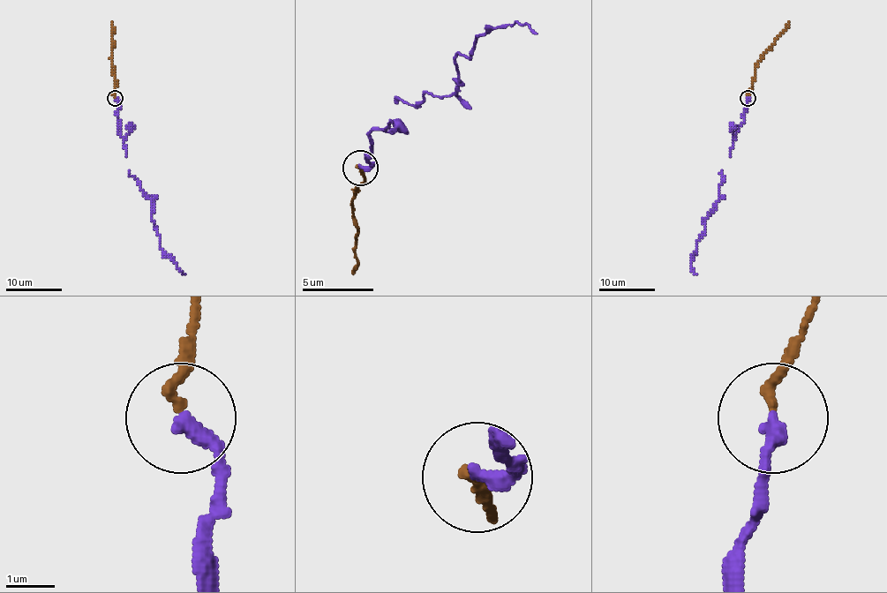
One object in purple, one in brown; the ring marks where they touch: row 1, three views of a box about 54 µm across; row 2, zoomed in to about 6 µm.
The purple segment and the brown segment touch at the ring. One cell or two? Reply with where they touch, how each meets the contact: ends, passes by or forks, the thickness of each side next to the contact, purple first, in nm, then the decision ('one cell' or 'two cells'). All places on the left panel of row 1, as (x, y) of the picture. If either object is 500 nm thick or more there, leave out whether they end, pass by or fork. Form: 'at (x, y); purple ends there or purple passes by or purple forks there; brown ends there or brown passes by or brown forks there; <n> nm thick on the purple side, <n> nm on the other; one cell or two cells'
at (115, 98); purple ends there; brown ends there; 320 nm thick on the purple side, 190 nm on the other; one cell

